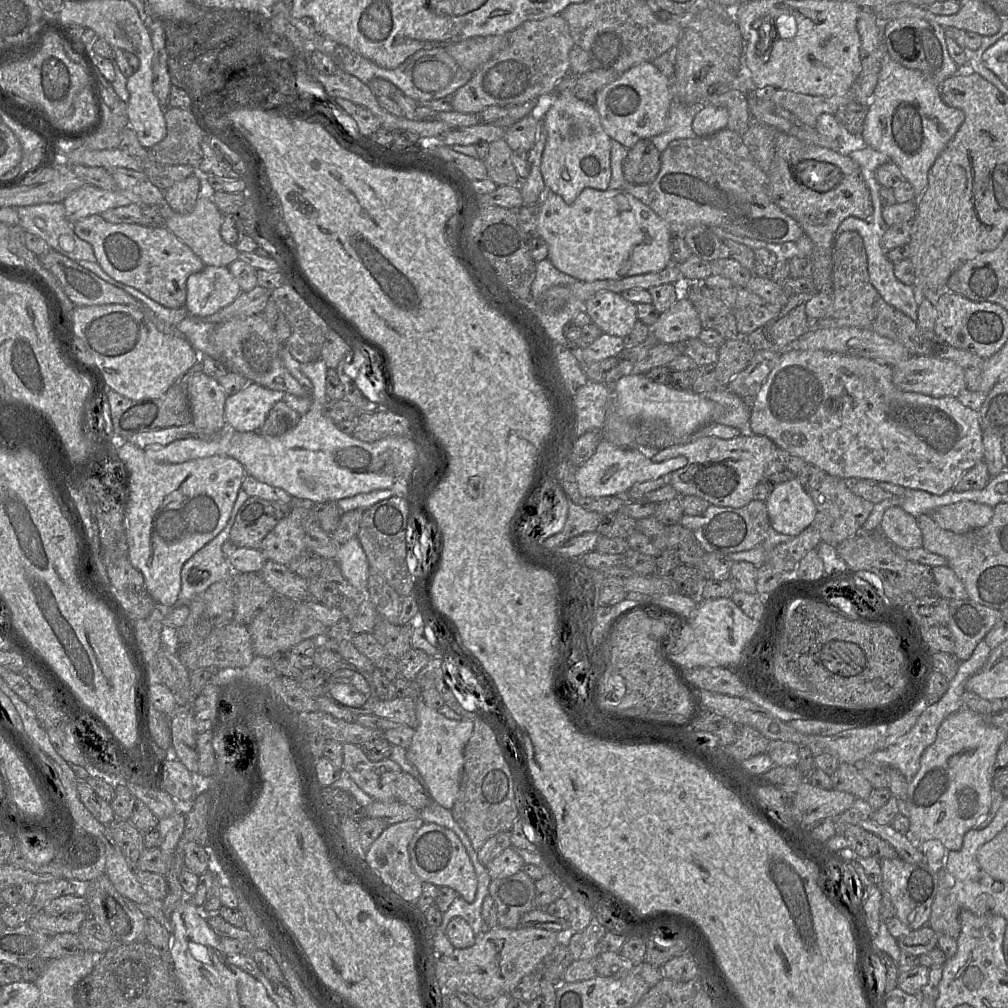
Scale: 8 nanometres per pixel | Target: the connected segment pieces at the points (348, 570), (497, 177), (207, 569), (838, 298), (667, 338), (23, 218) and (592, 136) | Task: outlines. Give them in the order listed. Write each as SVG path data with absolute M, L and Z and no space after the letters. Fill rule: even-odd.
M357 536L339 546L335 561L344 578L365 596L370 566Z
M505 139L489 143L489 151L484 159L488 178L499 185L517 185L520 178L512 163L512 149Z
M241 488L225 528L207 545L197 551L182 567L182 589L173 606L190 604L196 596L201 596L212 584L236 574L232 571L223 552L223 544L229 540L236 515L250 496Z
M856 231L838 235L834 242L832 304L827 312L818 318L808 318L809 331L826 328L856 327L876 332L903 345L910 356L931 356L948 359L964 371L966 390L975 394L981 383L983 358L966 350L957 349L936 335L934 330L920 327L917 322L886 303L869 281L867 255L863 239Z
M684 293L667 311L660 314L652 326L656 341L665 344L678 344L698 338L702 330L699 315Z
M55 202L55 203L42 203L30 206L20 206L17 208L18 215L19 215L19 225L18 226L11 226L11 227L20 227L24 231L37 235L44 239L47 244L50 246L52 250L59 252L60 254L70 258L75 262L79 262L81 260L86 260L90 262L97 262L97 259L94 254L94 250L92 246L84 241L81 240L74 232L73 223L69 222L65 216L65 209L63 202Z
M563 91L550 99L544 115L547 140L540 171L545 186L572 204L584 188L609 189L611 183L611 138L604 131L600 116L591 103Z

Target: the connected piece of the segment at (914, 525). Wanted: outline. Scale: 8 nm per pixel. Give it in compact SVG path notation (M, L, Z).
M891 506L884 512L879 530L897 547L903 549L922 547L922 533L916 517L899 506Z

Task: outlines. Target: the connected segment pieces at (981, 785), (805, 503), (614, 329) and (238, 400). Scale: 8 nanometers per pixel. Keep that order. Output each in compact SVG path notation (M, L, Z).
M966 707L947 716L937 730L936 740L922 754L918 772L909 782L906 798L909 831L905 835L916 843L936 839L947 851L960 851L965 833L989 812L992 803L993 765L998 750L1006 740L1007 733L1004 729L990 723L986 716Z
M797 476L792 479L775 485L766 500L770 526L780 534L792 537L800 534L809 527L815 517L815 504L810 497L810 491L799 481Z
M600 291L585 301L583 309L603 333L627 336L638 321L636 304L613 291Z
M249 383L226 399L224 417L228 428L237 432L260 431L272 407L283 399L284 394L284 391Z

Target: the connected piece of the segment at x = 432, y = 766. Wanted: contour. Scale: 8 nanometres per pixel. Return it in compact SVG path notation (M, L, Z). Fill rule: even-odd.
M421 700L417 702L417 723L406 758L419 771L432 801L451 810L458 797L464 769L464 748L473 729L473 721L457 721L442 715Z

